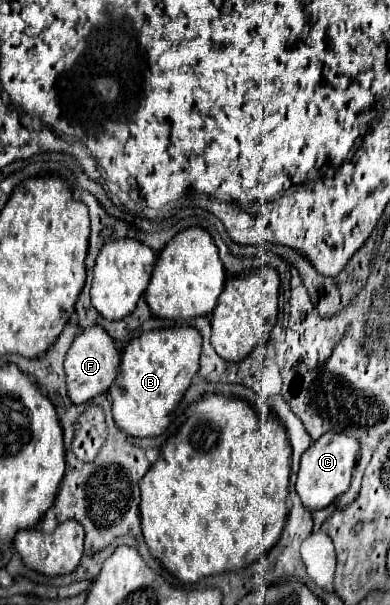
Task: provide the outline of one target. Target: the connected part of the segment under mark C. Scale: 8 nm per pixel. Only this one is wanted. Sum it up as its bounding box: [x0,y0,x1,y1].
[297,434,361,510]

